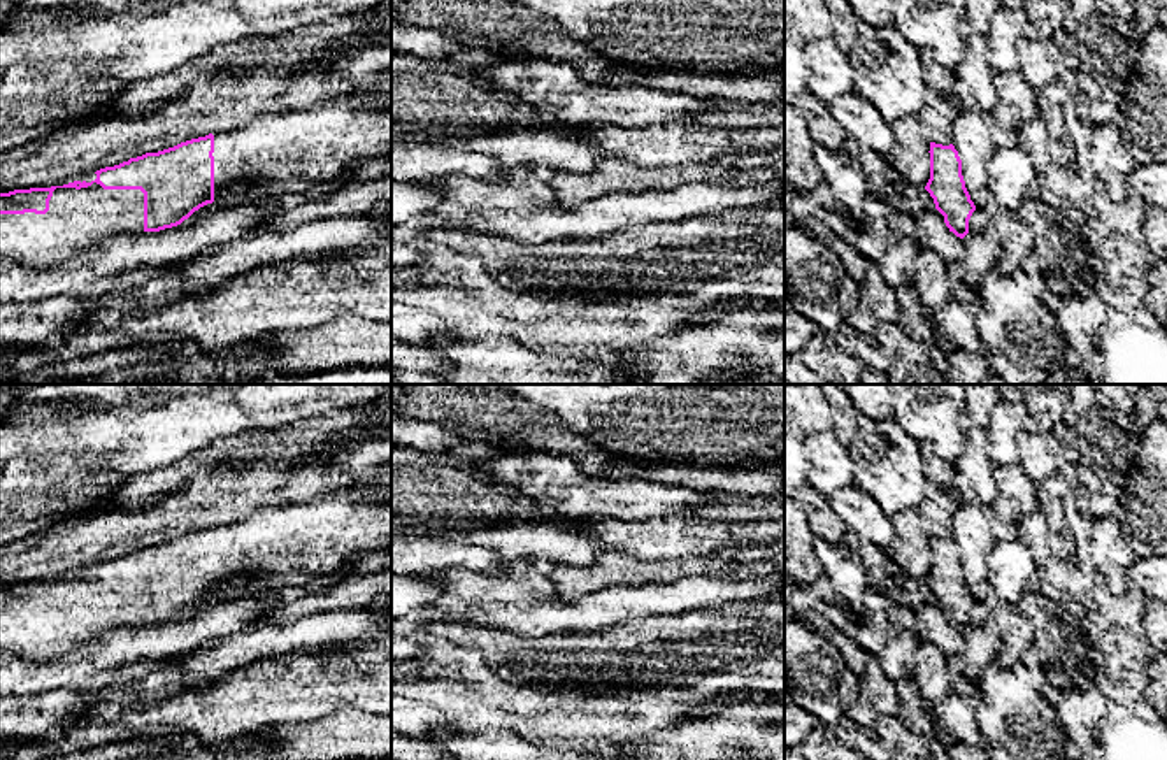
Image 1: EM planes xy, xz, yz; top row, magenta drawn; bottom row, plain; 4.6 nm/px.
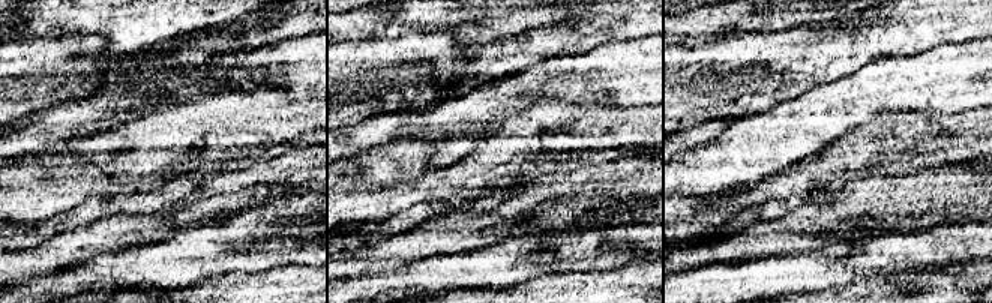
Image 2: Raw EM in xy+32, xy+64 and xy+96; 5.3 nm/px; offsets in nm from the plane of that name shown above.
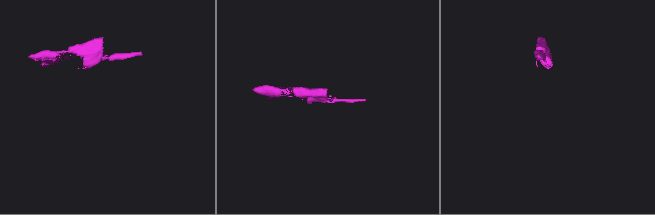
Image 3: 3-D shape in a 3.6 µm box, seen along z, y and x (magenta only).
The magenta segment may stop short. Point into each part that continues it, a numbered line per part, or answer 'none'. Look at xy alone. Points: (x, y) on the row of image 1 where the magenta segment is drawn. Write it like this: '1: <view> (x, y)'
1: xy (315, 144)
2: xy (78, 220)

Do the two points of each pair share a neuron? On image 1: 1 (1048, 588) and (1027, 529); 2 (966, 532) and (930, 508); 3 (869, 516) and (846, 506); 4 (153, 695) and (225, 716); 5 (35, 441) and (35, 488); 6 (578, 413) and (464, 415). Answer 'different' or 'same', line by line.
1: same
2: different
3: same
4: different
5: different
6: different

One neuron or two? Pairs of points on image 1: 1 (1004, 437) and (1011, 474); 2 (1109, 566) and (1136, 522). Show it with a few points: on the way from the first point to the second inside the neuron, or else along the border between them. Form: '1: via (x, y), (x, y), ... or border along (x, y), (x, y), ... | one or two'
1: border along (1016, 462), (995, 469) | two
2: border along (1092, 520), (1111, 518), (1127, 539) | two

